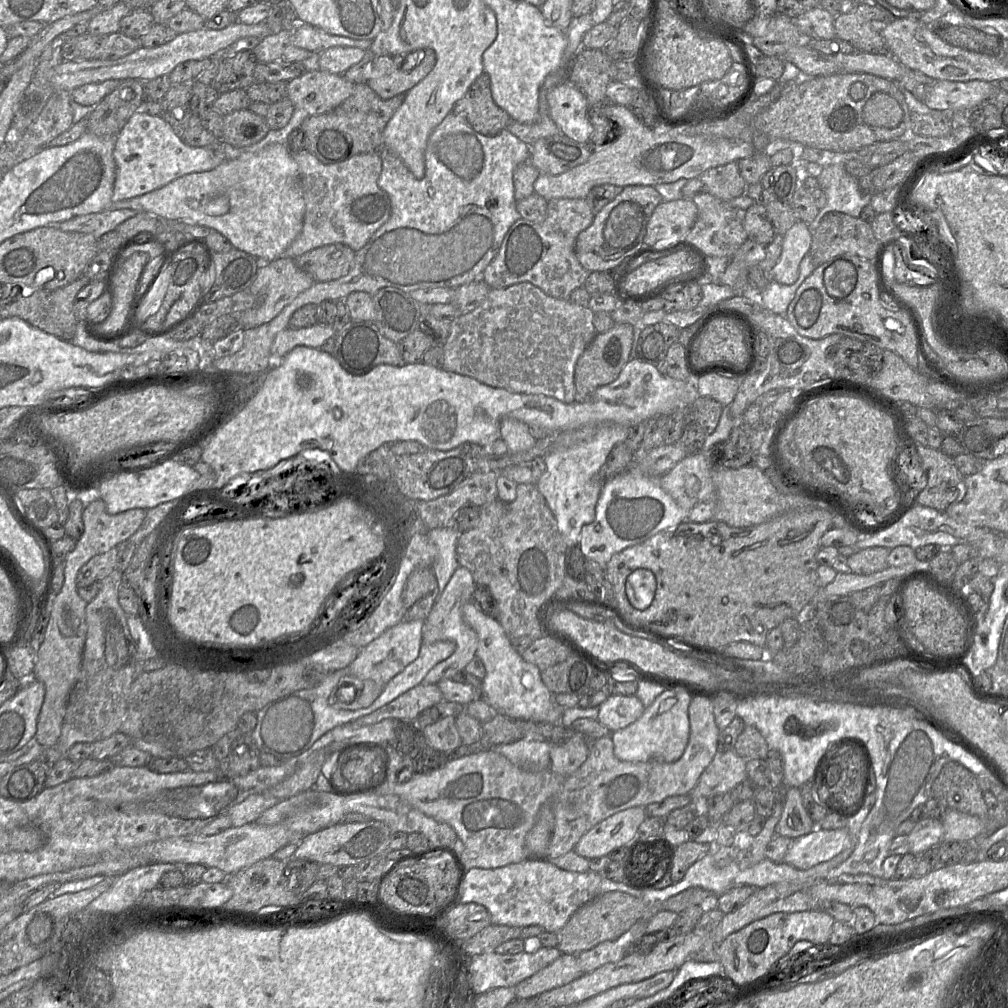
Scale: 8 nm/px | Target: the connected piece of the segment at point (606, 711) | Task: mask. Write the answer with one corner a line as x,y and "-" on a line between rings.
610,694
599,706
598,722
610,732
621,730
635,722
645,706
636,695

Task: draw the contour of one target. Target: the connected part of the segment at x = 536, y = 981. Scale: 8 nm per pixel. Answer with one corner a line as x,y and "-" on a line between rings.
562,954
547,967
515,986
516,999
535,997
545,991
566,985
582,973
576,955

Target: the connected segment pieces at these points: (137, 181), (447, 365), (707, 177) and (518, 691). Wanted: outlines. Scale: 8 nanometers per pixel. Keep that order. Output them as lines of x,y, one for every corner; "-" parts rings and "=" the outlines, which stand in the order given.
140,110
117,134
113,157
116,166
113,203
150,193
187,174
213,170
226,160
223,150
185,145
163,118
=
530,282
491,288
487,298
476,309
451,322
449,336
440,342
444,352
443,369
494,388
514,393
542,394
566,404
572,403
575,400
576,362
597,334
593,315
589,307
574,304
568,299
553,298
=
737,162
710,168
700,176
704,191
723,200
731,201
745,193
747,184
740,175
=
473,601
463,605
462,616
478,636
476,655
486,670
485,677
481,681
482,698
489,703
493,711
510,718
537,723
559,723
558,704
554,700
554,695
544,685
540,669
525,661
514,649
500,622
486,615

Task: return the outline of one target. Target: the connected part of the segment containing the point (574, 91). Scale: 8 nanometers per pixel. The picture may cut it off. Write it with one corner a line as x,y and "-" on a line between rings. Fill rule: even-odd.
566,78
547,92
549,115
568,138
586,143
594,128
589,119
590,107
586,97

